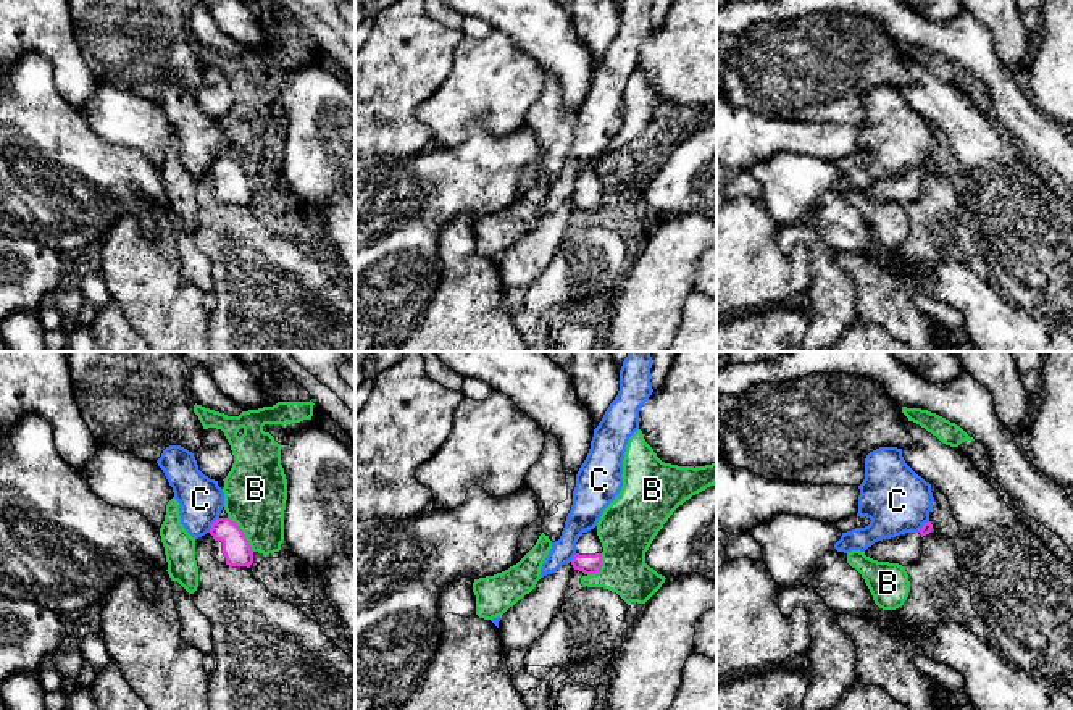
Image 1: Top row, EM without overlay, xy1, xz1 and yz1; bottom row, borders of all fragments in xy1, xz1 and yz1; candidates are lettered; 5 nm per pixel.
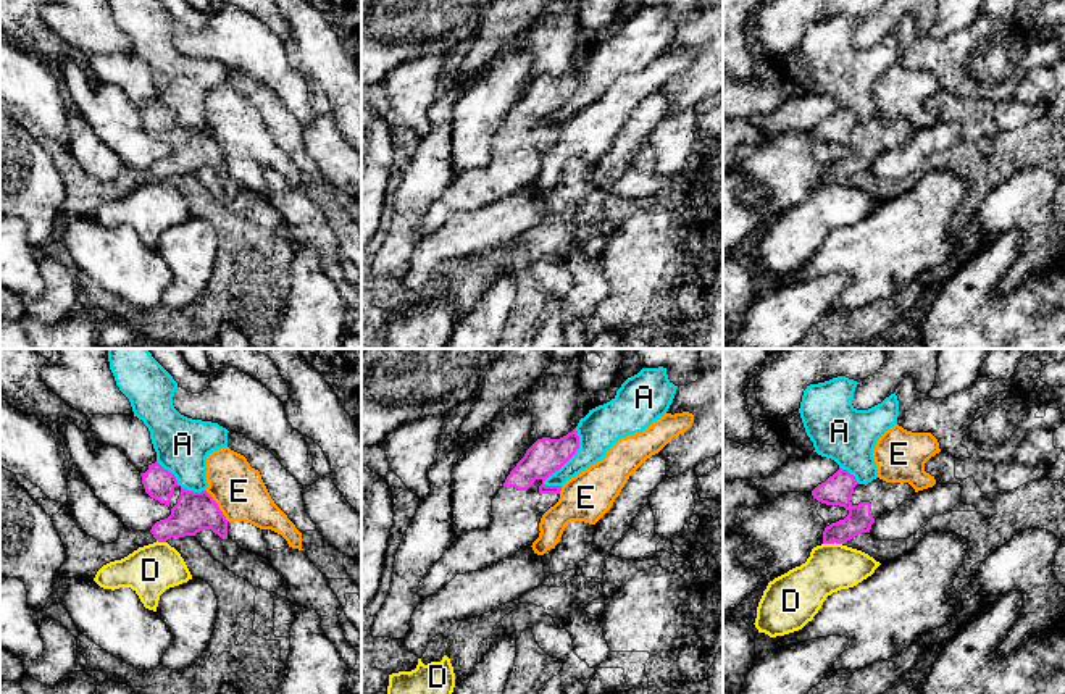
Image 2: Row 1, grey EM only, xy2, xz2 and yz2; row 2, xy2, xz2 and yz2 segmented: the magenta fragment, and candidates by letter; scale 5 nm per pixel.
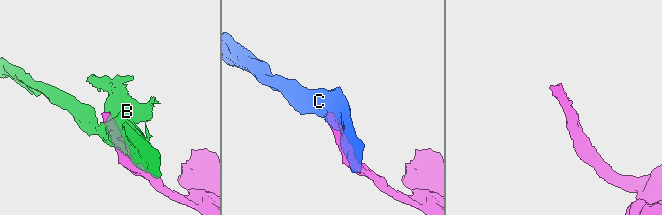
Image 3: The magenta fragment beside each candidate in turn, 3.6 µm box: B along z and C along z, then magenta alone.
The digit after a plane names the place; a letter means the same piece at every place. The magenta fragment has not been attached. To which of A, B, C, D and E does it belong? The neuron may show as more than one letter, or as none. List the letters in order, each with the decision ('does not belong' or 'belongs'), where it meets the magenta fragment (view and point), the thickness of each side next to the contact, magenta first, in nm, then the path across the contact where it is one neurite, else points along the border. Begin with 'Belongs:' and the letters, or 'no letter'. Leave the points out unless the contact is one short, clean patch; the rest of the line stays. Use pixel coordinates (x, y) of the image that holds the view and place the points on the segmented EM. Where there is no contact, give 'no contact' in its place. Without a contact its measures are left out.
Belongs: no letter
A: does not belong; meets magenta in xz2 at (568, 459); 180 nm thick on the magenta side, 200 nm on the other
B: does not belong; meets magenta in xy1 at (244, 534); 140 nm thick on the magenta side, 320 nm on the other; border along xy1 (228, 517), (237, 525), (252, 552)
C: does not belong; meets magenta in xy1 at (212, 525); 140 nm thick on the magenta side, 220 nm on the other; border along xy1 (218, 517), (208, 531)
D: does not belong; meets magenta in yz2 at (831, 543); 130 nm thick on the magenta side, 240 nm on the other
E: does not belong; meets magenta in xy2 at (217, 505); 200 nm thick on the magenta side, 260 nm on the other

